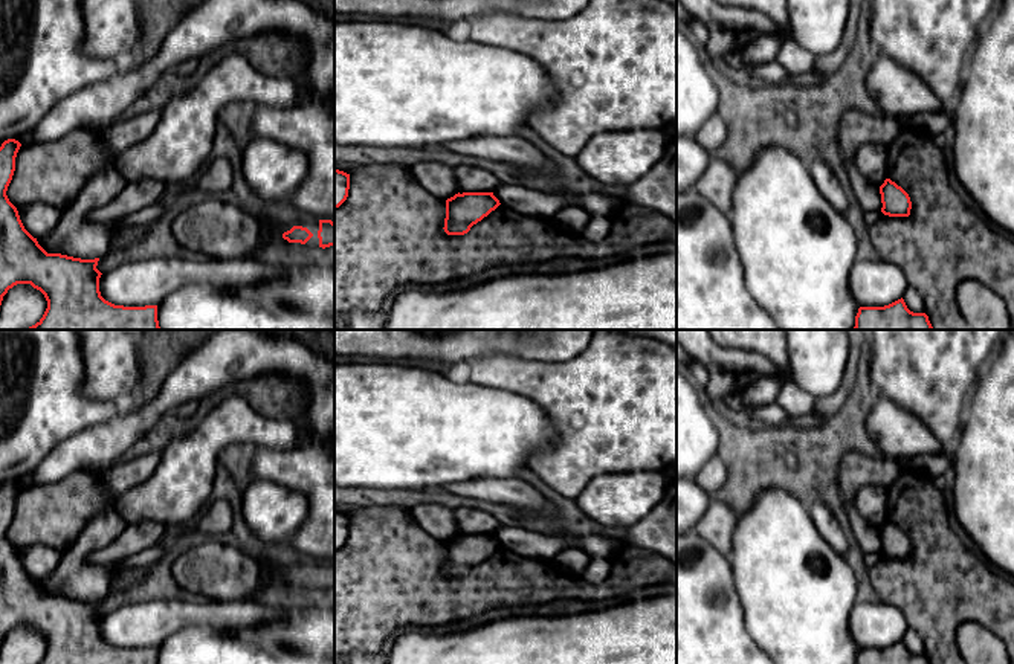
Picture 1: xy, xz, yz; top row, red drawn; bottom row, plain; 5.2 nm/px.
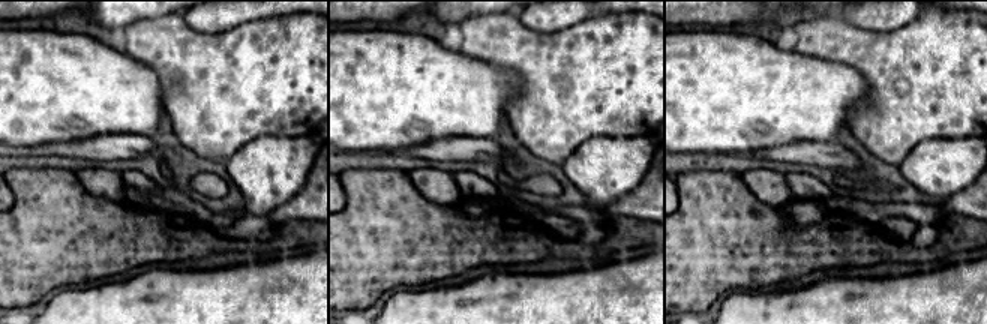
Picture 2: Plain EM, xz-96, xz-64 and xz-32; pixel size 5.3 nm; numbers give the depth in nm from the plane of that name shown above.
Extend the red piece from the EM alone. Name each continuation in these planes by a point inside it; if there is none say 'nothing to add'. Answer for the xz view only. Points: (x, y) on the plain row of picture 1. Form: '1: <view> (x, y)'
nothing to add

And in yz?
nothing to add

